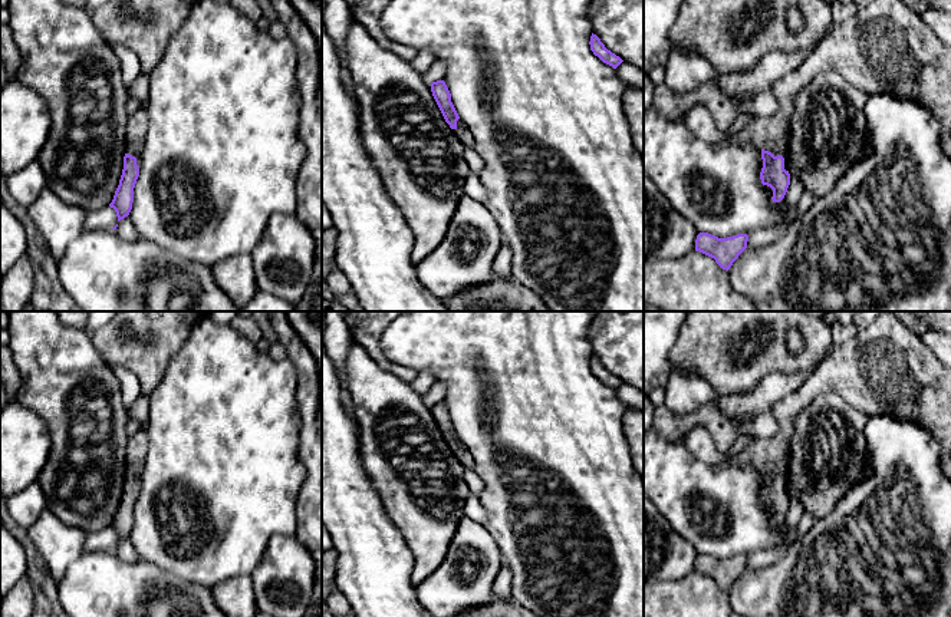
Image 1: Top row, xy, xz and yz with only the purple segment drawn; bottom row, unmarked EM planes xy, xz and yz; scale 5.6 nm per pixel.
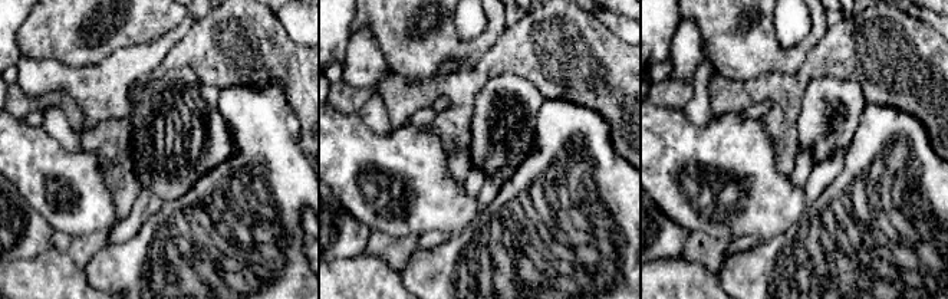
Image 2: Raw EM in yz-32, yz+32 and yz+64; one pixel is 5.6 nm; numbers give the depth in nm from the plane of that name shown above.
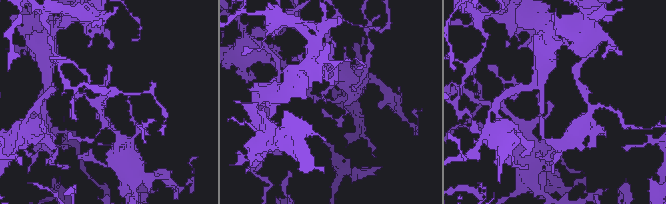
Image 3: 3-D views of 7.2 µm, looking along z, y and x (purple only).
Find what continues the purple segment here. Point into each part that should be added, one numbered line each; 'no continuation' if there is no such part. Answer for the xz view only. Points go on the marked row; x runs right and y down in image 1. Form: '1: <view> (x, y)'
1: xz (461, 132)

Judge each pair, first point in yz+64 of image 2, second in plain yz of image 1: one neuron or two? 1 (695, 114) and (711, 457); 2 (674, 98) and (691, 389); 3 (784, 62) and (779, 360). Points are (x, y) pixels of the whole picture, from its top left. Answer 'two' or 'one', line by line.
1: one
2: two
3: one

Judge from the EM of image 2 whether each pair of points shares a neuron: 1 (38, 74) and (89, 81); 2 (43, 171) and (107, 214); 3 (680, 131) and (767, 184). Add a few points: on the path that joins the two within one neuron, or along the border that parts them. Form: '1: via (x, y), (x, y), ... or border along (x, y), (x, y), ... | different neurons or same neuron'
1: via (50, 75), (76, 81) | same neuron
2: via (59, 176), (91, 203) | same neuron
3: via (701, 153), (710, 161), (746, 170) | same neuron

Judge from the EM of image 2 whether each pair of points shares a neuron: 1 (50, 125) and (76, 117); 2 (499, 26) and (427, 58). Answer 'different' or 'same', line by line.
1: different
2: same

